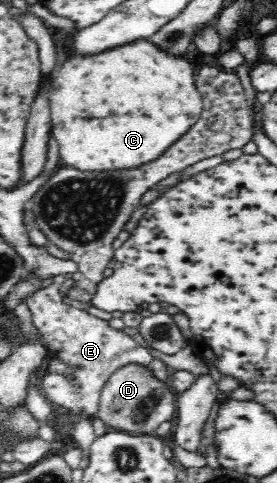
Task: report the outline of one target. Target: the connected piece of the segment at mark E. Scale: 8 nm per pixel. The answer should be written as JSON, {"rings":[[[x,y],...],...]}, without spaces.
{"rings":[[[49,285],[38,290],[36,294],[32,294],[26,300],[26,305],[32,313],[33,323],[41,332],[42,342],[48,354],[67,364],[71,370],[67,375],[66,373],[54,373],[54,371],[46,372],[42,378],[42,386],[38,389],[41,396],[58,412],[60,412],[59,409],[63,409],[67,410],[68,414],[76,416],[87,414],[94,417],[99,410],[102,389],[116,370],[120,370],[128,364],[137,364],[148,369],[152,366],[153,357],[146,347],[142,347],[142,344],[138,343],[133,336],[125,334],[122,329],[117,330],[110,326],[108,321],[96,318],[85,310],[76,308],[76,306],[66,304],[58,291],[58,286]]]}

